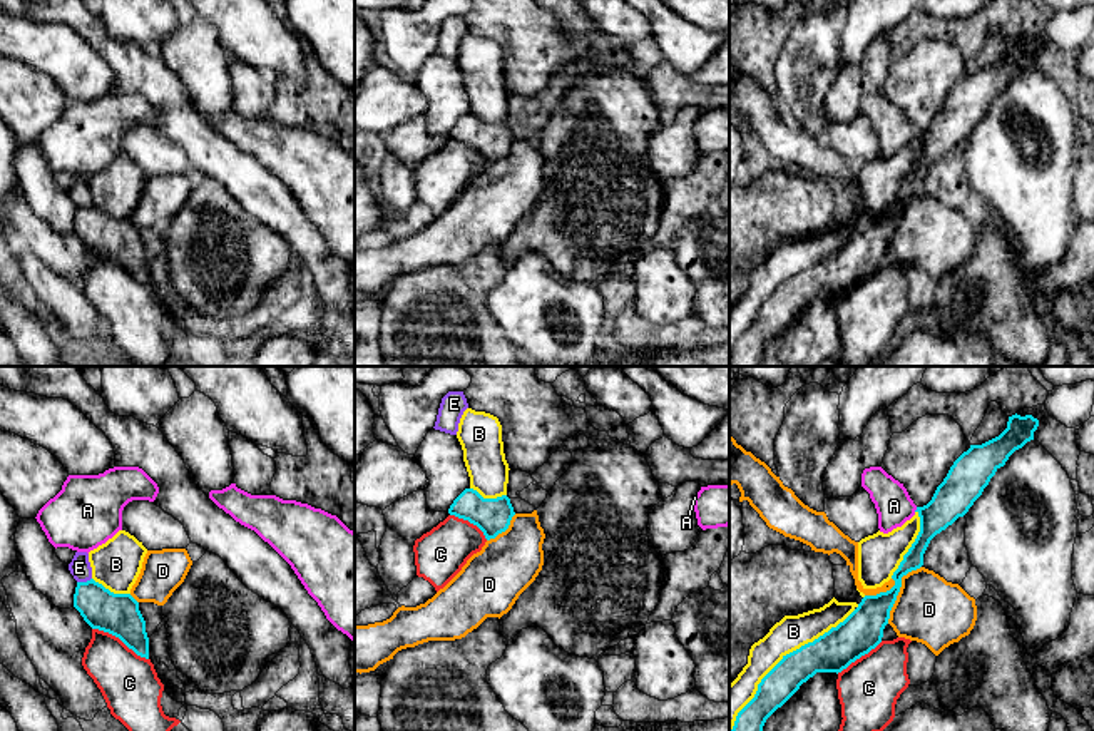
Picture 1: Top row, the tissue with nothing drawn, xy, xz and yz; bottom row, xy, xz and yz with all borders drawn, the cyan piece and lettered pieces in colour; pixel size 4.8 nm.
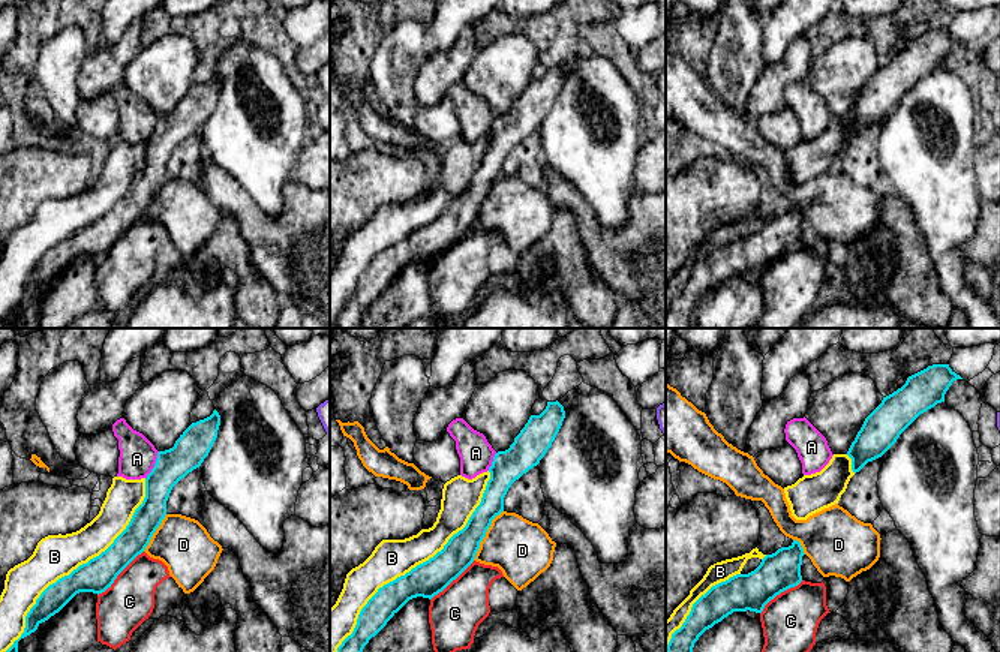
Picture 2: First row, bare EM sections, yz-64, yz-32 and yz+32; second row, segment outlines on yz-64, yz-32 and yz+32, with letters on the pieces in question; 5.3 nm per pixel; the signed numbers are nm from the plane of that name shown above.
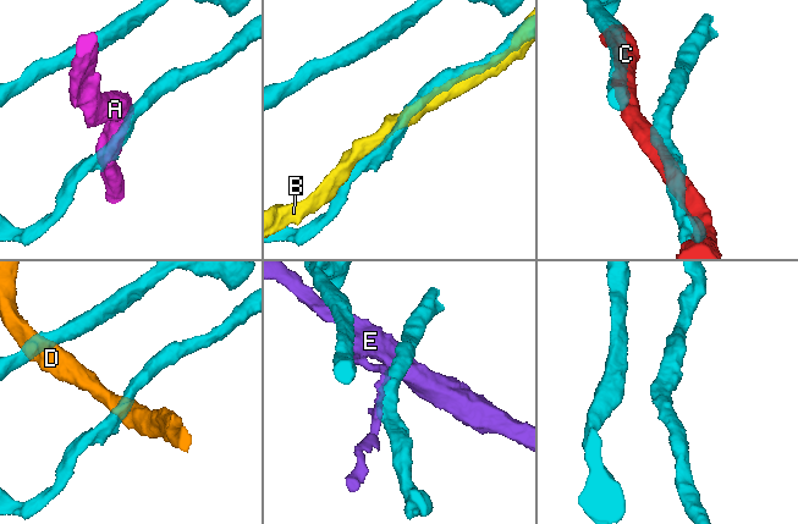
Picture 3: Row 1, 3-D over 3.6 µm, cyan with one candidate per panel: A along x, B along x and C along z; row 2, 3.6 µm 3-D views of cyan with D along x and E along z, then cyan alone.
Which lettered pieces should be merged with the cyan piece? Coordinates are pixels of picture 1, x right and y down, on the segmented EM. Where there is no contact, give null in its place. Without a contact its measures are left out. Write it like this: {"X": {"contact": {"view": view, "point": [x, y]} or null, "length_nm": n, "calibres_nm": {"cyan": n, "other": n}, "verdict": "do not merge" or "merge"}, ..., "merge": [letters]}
{"A": {"contact": {"view": "yz", "point": [917, 509]}, "length_nm": 30, "calibres_nm": {"cyan": 190, "other": 180}, "verdict": "do not merge"}, "B": {"contact": {"view": "yz", "point": [785, 656]}, "length_nm": 850, "calibres_nm": {"cyan": 200, "other": 160}, "verdict": "merge"}, "C": {"contact": {"view": "xy", "point": [121, 639]}, "length_nm": 320, "calibres_nm": {"cyan": 200, "other": 280}, "verdict": "do not merge"}, "D": {"contact": {"view": "yz", "point": [899, 591]}, "length_nm": 320, "calibres_nm": {"cyan": 190, "other": 320}, "verdict": "do not merge"}, "E": {"contact": {"view": "xy", "point": [84, 582]}, "length_nm": 80, "calibres_nm": {"cyan": 200, "other": 100}, "verdict": "do not merge"}, "merge": ["B"]}

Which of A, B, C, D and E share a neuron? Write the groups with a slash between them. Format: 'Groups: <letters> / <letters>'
Groups: A / B / C / D / E

